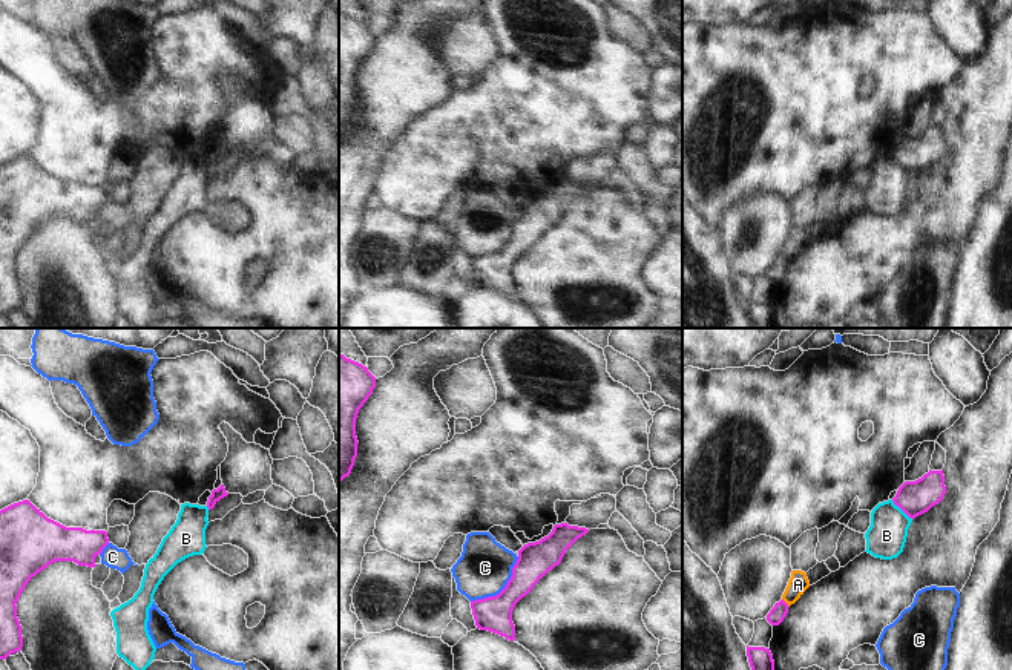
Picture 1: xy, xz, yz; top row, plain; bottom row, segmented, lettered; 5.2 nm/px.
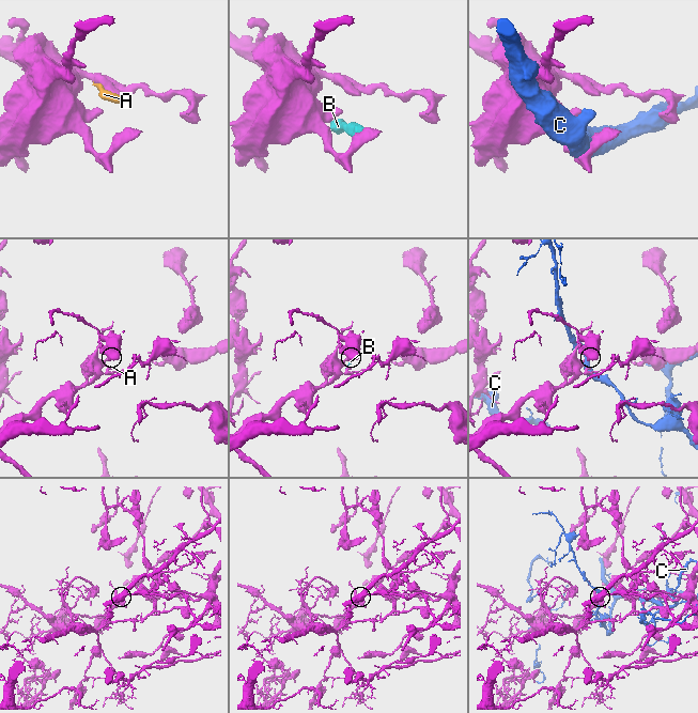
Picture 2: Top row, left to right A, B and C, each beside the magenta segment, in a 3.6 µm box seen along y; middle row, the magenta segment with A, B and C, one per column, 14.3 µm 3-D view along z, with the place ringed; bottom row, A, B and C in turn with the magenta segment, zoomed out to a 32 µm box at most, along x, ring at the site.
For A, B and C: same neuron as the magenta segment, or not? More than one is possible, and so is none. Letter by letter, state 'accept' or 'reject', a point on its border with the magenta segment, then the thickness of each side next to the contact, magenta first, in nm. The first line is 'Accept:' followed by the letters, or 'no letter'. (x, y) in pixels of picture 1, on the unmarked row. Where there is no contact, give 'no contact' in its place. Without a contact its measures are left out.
Accept: no letter
A: reject | yz (785, 259) | 90/100 nm
B: reject | yz (902, 166) | 180/200 nm
C: reject | xz (503, 246) | 190/280 nm

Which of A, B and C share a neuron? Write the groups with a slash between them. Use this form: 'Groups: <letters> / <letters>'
Groups: A / B / C.

